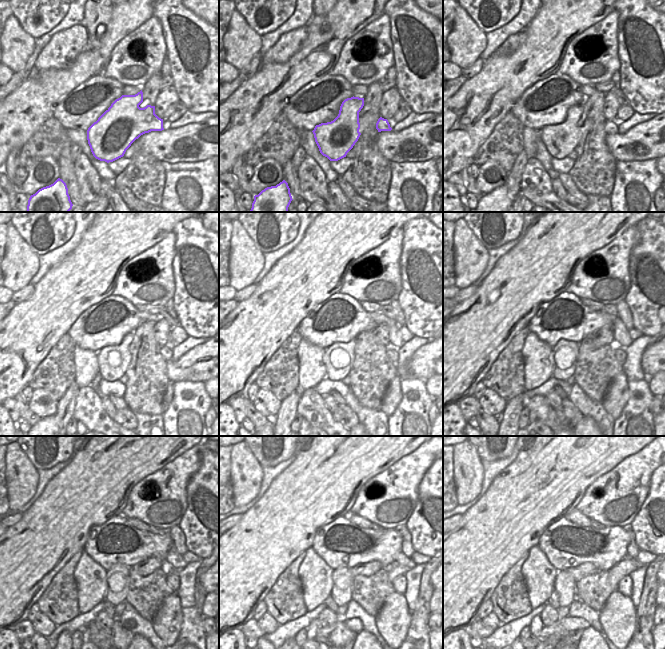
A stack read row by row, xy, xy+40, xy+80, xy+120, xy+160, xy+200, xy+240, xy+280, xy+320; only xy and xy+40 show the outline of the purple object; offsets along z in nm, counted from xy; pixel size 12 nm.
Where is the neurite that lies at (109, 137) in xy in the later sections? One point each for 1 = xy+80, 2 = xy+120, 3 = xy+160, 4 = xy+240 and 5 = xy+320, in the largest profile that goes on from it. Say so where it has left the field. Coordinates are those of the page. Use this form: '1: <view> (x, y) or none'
1: xy+80 (560, 140)
2: xy+120 (113, 361)
3: xy+160 (338, 359)
4: xy+240 (118, 576)
5: xy+320 (565, 584)

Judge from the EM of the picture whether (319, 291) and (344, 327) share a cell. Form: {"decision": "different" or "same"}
{"decision": "different"}

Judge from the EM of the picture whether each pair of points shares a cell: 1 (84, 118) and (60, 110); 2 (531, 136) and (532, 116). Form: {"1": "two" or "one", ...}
{"1": "one", "2": "two"}

